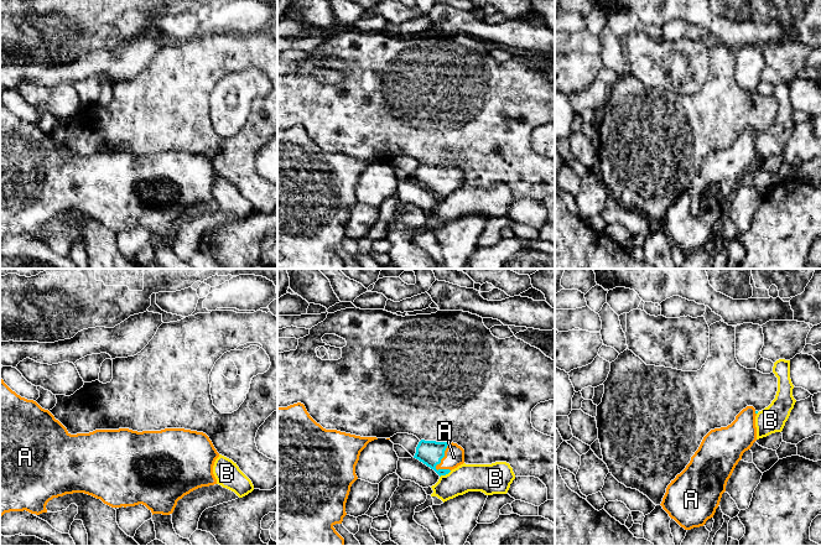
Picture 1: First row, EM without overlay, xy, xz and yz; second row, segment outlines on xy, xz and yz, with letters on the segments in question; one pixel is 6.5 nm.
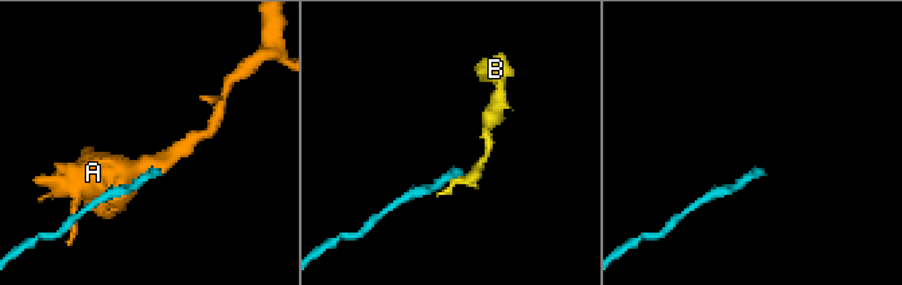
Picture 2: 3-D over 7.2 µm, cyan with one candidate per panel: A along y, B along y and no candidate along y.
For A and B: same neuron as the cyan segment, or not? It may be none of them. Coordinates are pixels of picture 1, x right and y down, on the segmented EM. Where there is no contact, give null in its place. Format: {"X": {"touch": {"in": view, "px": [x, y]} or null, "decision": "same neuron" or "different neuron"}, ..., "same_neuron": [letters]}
{"A": {"touch": {"in": "xz", "px": [443, 456]}, "decision": "same neuron"}, "B": {"touch": {"in": "xz", "px": [445, 474]}, "decision": "different neuron"}, "same_neuron": ["A"]}

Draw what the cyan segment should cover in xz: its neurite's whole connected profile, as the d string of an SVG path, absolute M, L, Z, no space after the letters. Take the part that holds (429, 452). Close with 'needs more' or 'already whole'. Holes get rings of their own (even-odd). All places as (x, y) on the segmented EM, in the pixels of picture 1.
M421 440L414 458L433 469L441 477L464 463L464 449L453 442Z; needs more

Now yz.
M747 406L727 427L711 430L686 468L667 485L660 505L685 530L713 518L736 466L757 441L757 414Z; needs more

